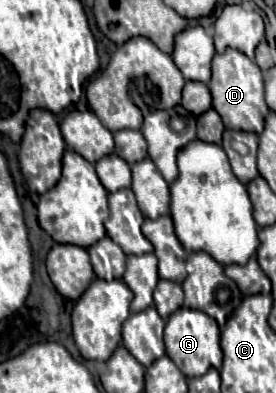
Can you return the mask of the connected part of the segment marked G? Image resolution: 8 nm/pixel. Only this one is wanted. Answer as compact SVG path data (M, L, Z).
M180 309L172 313L170 319L166 321L164 343L166 343L166 355L180 367L180 371L184 371L186 377L200 377L208 369L220 369L222 365L220 327L204 311Z

